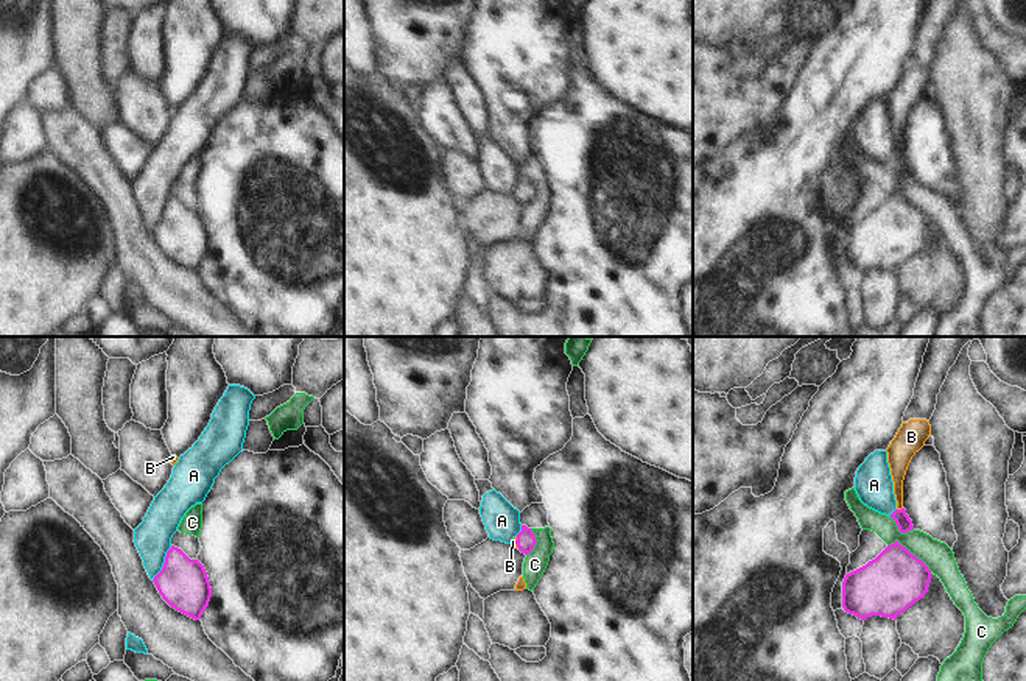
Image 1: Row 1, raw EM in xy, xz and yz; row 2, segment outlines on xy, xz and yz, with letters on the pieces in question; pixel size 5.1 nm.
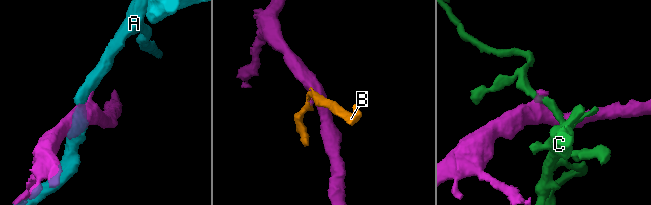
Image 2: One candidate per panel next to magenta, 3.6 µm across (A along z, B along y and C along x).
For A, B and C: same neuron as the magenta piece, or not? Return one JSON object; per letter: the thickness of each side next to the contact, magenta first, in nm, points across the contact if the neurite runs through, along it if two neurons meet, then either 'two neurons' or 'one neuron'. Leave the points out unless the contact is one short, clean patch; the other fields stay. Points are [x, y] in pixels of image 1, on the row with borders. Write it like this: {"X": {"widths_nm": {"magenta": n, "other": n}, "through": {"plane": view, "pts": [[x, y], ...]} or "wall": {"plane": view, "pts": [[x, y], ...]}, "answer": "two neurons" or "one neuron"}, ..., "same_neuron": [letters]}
{"A": {"widths_nm": {"magenta": 260, "other": 190}, "answer": "two neurons"}, "B": {"widths_nm": {"magenta": 80, "other": 110}, "through": {"plane": "yz", "pts": [[902, 519], [899, 510], [899, 462]]}, "answer": "one neuron"}, "C": {"widths_nm": {"magenta": 320, "other": 150}, "answer": "two neurons"}, "same_neuron": ["B"]}

